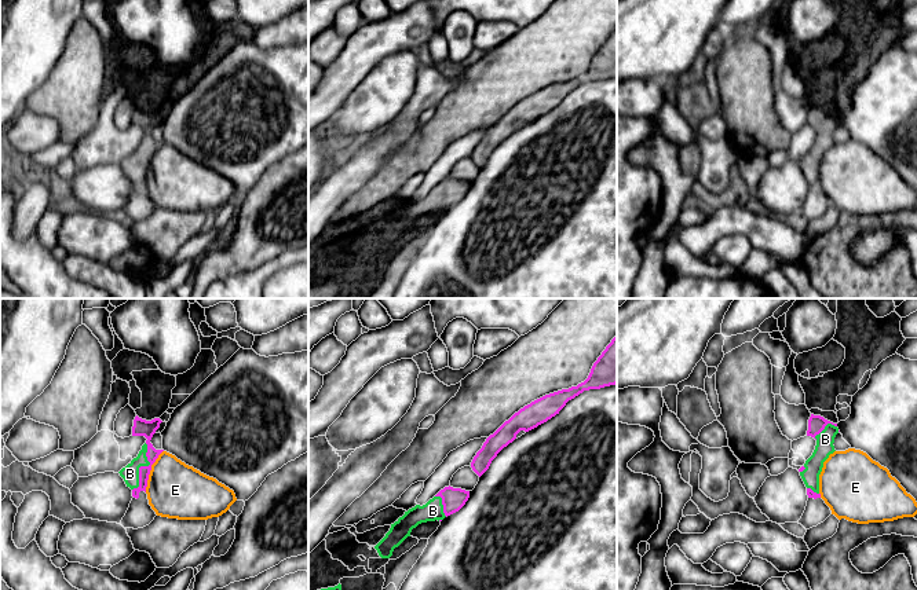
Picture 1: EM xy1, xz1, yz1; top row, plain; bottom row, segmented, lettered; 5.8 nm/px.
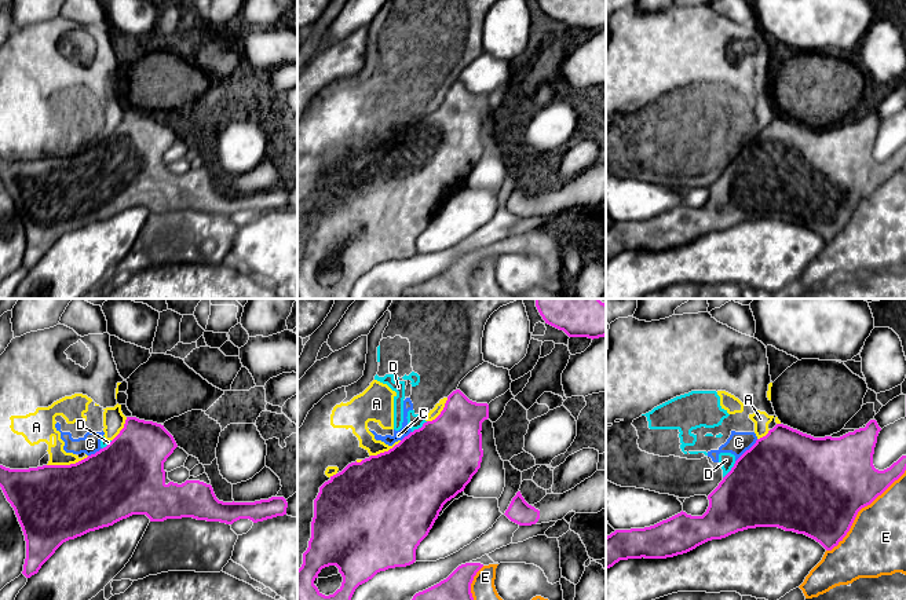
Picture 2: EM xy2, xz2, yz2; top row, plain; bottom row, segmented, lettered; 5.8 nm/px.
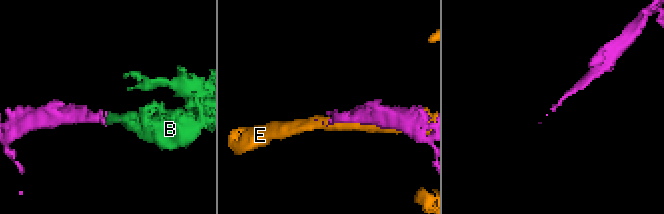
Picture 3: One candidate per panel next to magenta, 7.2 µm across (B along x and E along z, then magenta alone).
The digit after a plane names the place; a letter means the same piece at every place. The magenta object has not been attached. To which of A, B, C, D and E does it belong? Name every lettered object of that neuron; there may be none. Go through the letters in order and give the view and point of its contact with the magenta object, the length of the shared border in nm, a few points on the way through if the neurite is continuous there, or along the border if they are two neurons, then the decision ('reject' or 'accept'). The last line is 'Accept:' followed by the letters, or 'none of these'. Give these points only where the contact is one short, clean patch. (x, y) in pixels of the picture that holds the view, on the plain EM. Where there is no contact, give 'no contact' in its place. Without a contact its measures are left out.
A: contact xy2 (68, 157); length 260 nm; reject
B: contact xy1 (142, 158); length 300 nm; accept
C: contact yz2 (746, 142); length 190 nm; border yz2 (757, 131), (735, 153); reject
D: contact xz2 (419, 120); length 120 nm; border xz2 (427, 113), (412, 124); reject
E: contact yz2 (861, 200); length 650 nm; reject
Accept: B

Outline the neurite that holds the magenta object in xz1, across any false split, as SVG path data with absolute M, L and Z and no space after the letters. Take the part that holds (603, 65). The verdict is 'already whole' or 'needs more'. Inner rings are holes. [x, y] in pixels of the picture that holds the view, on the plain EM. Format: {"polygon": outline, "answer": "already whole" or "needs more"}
{"polygon": "M617 28L593 55L588 70L571 78L545 87L515 105L483 135L471 154L472 162L481 169L497 146L516 131L520 122L529 124L547 114L584 83L600 81L617 76Z", "answer": "already whole"}

